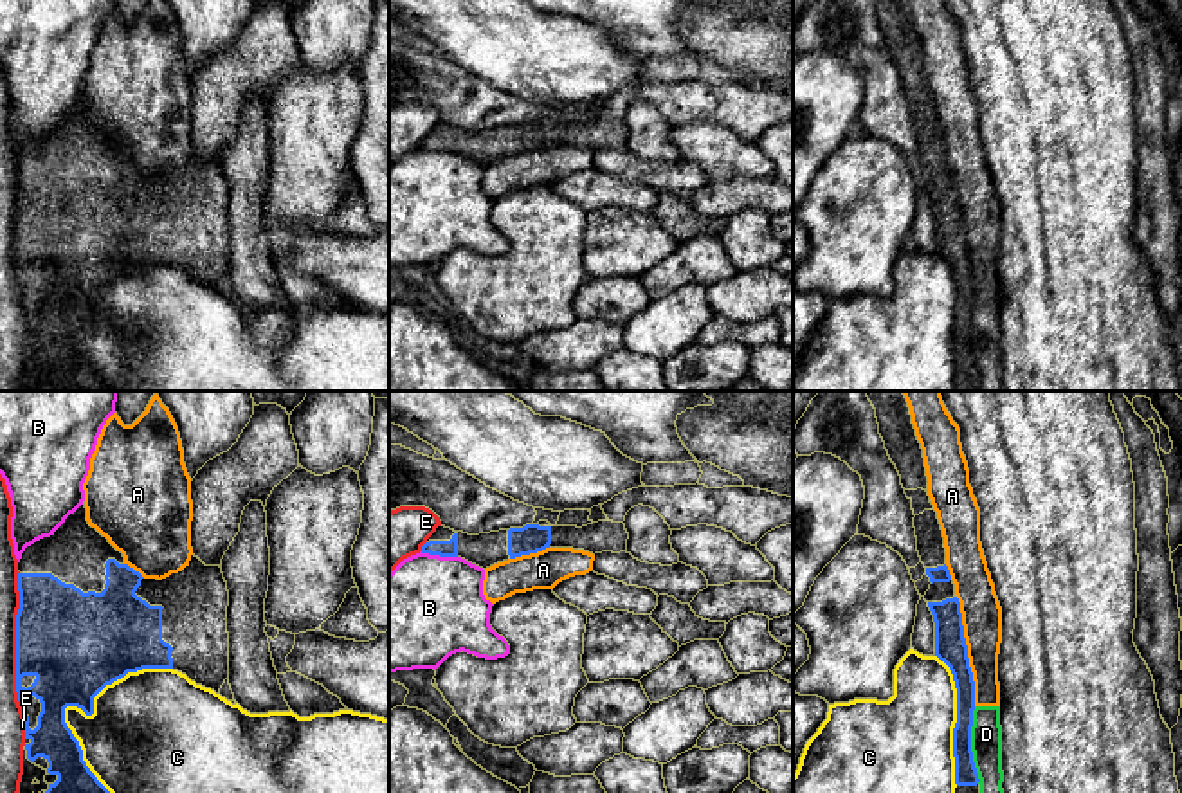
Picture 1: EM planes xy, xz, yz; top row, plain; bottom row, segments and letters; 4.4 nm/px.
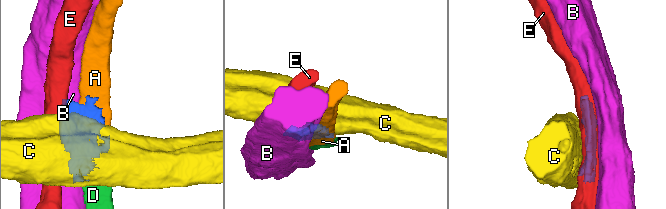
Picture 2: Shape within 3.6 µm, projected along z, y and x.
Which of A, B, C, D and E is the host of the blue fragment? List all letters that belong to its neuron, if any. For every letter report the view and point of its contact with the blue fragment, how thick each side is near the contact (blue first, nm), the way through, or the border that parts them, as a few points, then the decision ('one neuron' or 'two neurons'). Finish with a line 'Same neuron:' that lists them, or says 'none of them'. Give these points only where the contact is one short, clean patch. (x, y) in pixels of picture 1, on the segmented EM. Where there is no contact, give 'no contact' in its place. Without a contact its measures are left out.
A: meets blue in yz at (966, 651); 140 nm thick on the blue side, 180 nm on the other; two neurons
B: meets blue in xz at (438, 554); 80 nm thick on the blue side, 460 nm on the other; two neurons
C: meets blue in xy at (83, 710); 380 nm thick on the blue side, 420 nm on the other; two neurons
D: meets blue in yz at (970, 745); 100 nm thick on the blue side, 140 nm on the other; two neurons
E: meets blue in xy at (17, 655); 440 nm thick on the blue side, 100 nm on the other; two neurons
Same neuron: none of them

